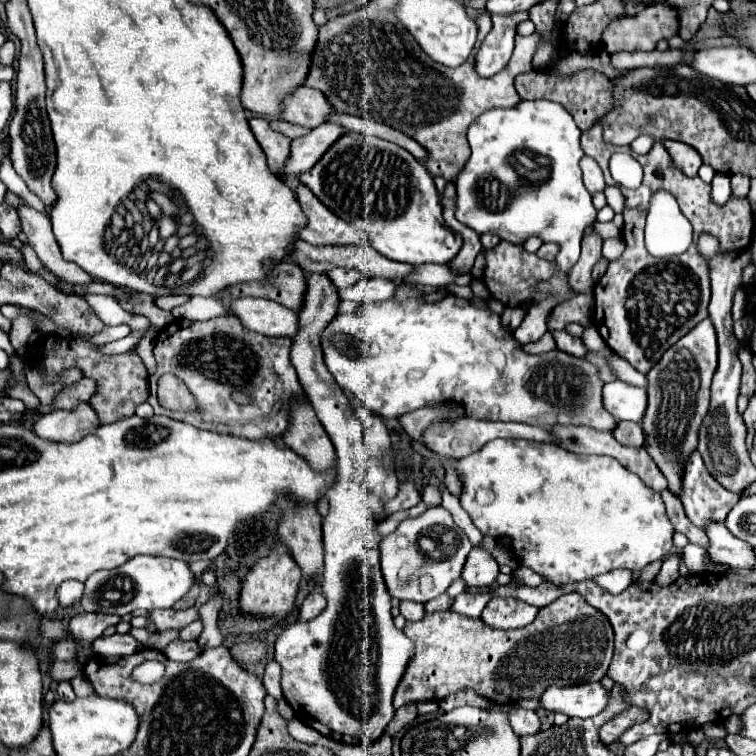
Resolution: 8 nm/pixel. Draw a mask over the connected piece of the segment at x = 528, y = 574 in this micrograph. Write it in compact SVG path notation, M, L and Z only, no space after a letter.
M519 566L514 572L513 576L521 580L528 586L538 586L541 583L546 582L544 576L540 576L527 567Z

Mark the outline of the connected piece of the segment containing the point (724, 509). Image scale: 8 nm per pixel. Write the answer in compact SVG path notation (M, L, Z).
M695 450L682 472L682 492L678 498L684 504L686 516L698 528L704 528L710 520L722 522L732 506L740 500L738 494L722 488L708 472L700 455Z

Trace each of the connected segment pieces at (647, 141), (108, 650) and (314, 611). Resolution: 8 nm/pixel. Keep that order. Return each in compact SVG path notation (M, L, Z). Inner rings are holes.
M640 136L640 138L636 138L636 140L630 144L630 148L632 148L632 152L636 152L636 154L646 154L646 152L652 148L652 144L654 144L654 138L650 138L650 136Z
M112 634L112 636L100 636L92 642L92 650L100 656L124 656L134 654L142 648L138 640L134 640L130 634Z
M320 590L310 592L310 594L306 596L306 600L302 602L302 606L300 606L298 620L300 620L300 622L308 622L308 620L312 620L314 616L318 616L318 614L322 612L324 606L326 606L326 598L322 596L322 592L320 592Z

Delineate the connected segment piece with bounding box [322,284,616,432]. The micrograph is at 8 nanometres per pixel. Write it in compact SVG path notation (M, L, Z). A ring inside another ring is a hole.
M398 284L390 300L362 304L362 308L352 314L338 314L322 332L324 364L336 384L354 392L374 414L382 418L400 418L422 406L452 400L460 402L468 416L480 420L514 420L540 428L552 428L554 424L584 424L604 432L610 432L616 426L614 416L602 408L604 382L598 380L598 370L592 364L560 350L530 356L520 350L512 332L504 330L496 312L474 308L468 300L458 296L446 296L438 302L426 302L424 296L424 290ZM500 376L508 380L508 390L504 394L496 392Z

